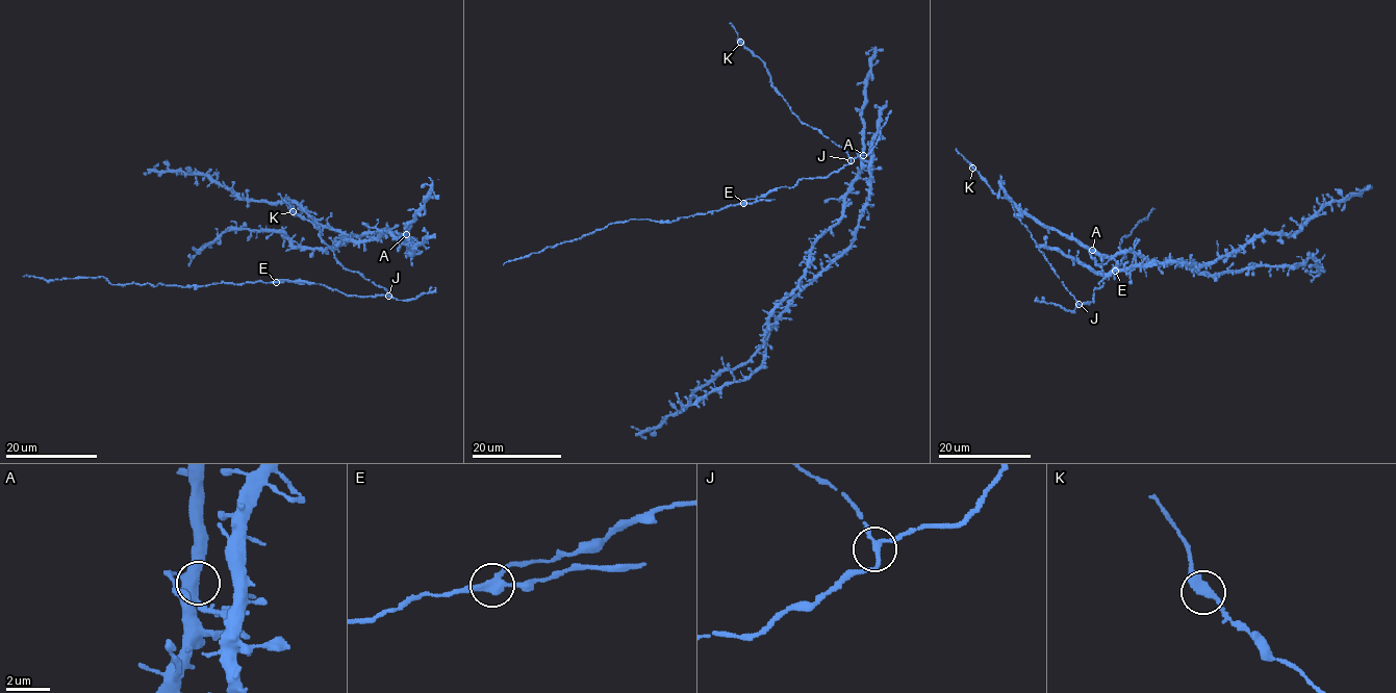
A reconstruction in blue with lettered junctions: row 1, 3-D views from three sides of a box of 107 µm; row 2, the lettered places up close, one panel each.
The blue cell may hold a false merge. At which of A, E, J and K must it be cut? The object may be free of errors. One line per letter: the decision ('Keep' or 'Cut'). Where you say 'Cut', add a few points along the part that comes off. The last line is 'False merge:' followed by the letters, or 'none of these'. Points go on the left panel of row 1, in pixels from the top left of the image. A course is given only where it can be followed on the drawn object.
A: Keep
E: Cut. Course of the part to remove: (275, 282), (307, 283)
J: Keep
K: Keep
False merge: E

